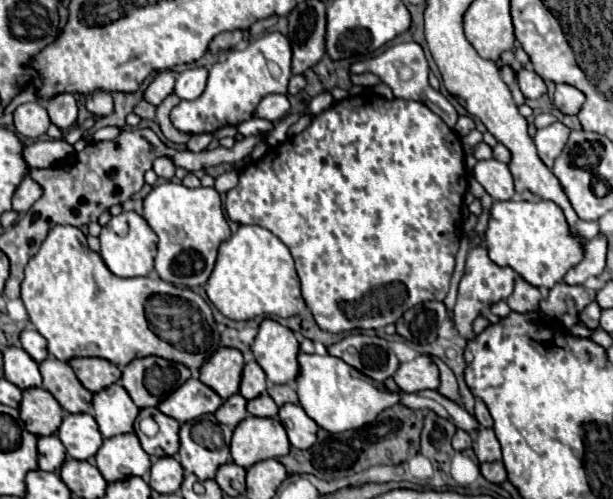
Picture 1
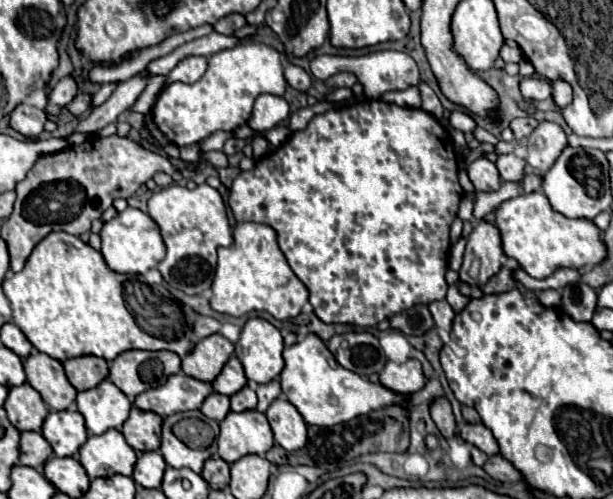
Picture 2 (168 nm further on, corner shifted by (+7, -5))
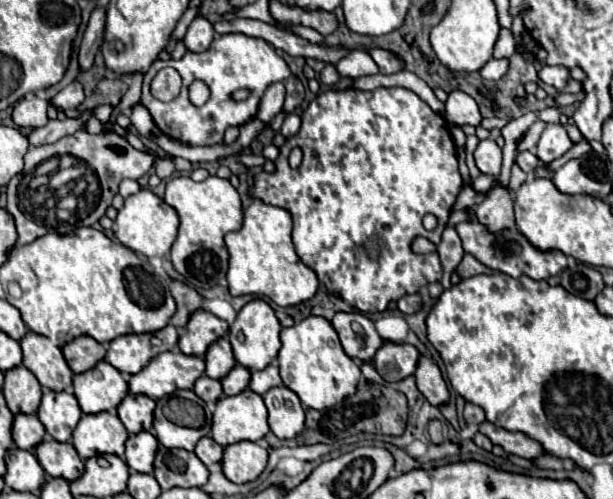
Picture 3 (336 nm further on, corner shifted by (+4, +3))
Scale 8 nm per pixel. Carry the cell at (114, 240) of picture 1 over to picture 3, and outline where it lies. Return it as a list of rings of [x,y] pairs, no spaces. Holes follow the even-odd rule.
[[[140,189],[136,195],[130,195],[124,199],[124,207],[118,211],[118,217],[114,221],[114,237],[124,247],[144,255],[144,257],[158,257],[168,255],[178,231],[178,215],[172,207],[168,207],[160,197],[156,197],[152,191]]]

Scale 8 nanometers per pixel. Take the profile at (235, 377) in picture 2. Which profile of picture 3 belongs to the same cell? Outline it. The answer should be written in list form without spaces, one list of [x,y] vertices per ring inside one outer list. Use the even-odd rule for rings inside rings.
[[[222,337],[220,341],[212,343],[204,361],[206,361],[206,375],[208,377],[212,377],[212,379],[226,377],[226,373],[230,373],[230,369],[234,369],[234,365],[236,365],[230,341],[226,337]]]

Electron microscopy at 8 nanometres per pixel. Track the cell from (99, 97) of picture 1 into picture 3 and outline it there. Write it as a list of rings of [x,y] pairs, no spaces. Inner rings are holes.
[[[72,81],[68,87],[64,87],[50,103],[56,107],[56,109],[76,109],[80,107],[84,101],[84,89],[78,81]]]

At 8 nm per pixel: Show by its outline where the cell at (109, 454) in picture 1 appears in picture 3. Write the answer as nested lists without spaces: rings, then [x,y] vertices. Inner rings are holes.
[[[104,411],[96,415],[82,415],[80,423],[74,429],[72,443],[82,459],[106,453],[122,457],[126,437],[126,427],[122,425],[122,421],[118,421],[118,415]]]

